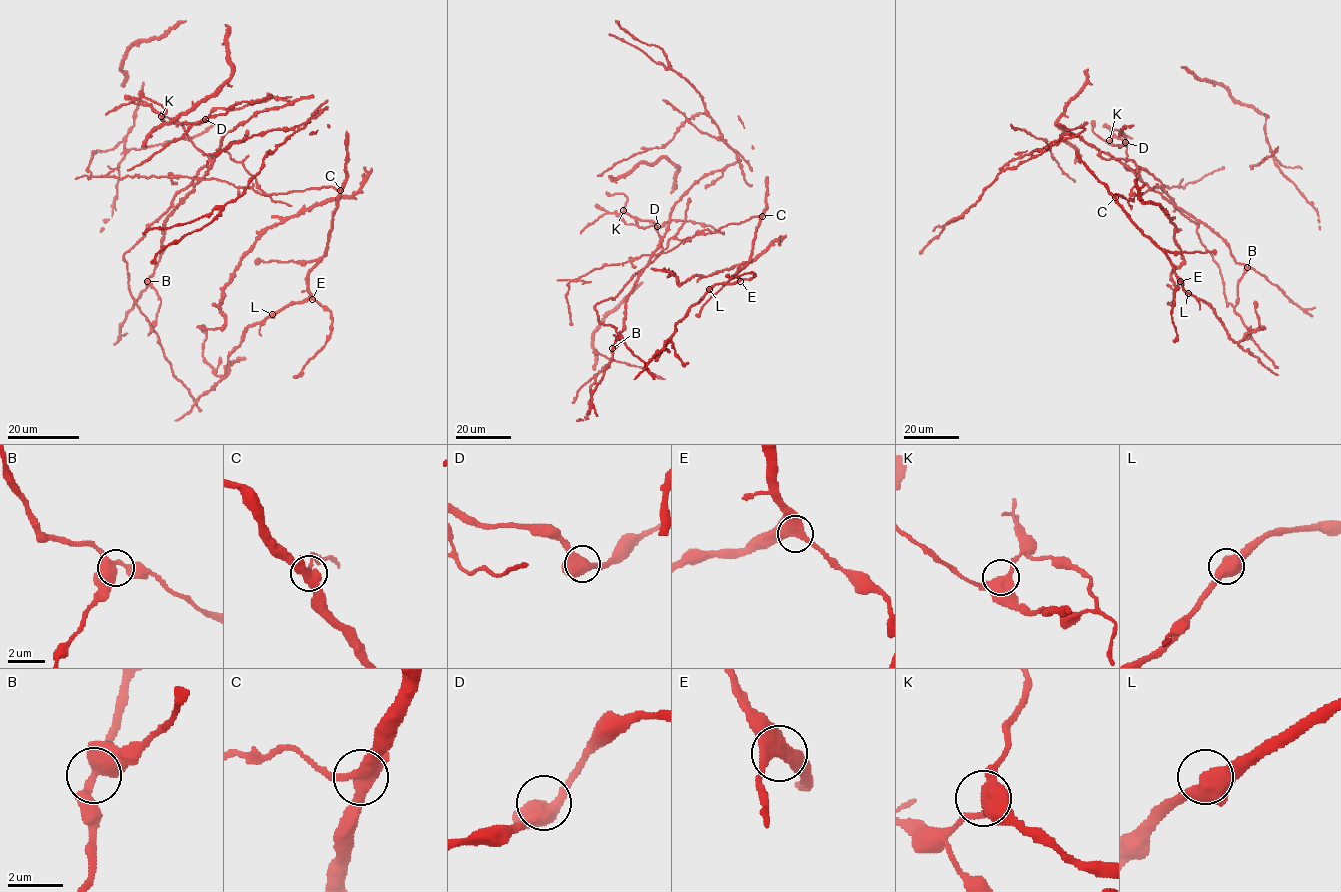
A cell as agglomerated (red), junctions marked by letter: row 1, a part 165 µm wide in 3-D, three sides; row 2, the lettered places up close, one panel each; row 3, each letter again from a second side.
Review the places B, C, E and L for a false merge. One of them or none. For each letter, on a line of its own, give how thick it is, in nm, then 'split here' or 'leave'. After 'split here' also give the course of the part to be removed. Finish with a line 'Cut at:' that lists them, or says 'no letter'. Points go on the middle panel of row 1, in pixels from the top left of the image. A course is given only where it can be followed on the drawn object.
B: calibre 440 nm; leave
C: calibre 460 nm; split here; course (761, 216), (685, 240), (670, 238), (614, 298), (595, 305), (598, 320), (614, 327), (654, 379)
E: calibre 440 nm; leave
L: calibre 440 nm; leave
Cut at: C

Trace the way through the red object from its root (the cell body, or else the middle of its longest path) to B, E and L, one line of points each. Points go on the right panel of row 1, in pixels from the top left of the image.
B: (1153, 189), (1205, 223), (1228, 247), (1233, 259), (1247, 267)
E: (1153, 189), (1135, 195), (1132, 201), (1116, 194), (1116, 202), (1165, 254), (1180, 281)
L: (1153, 189), (1135, 195), (1132, 201), (1116, 194), (1116, 202), (1165, 254), (1188, 293)

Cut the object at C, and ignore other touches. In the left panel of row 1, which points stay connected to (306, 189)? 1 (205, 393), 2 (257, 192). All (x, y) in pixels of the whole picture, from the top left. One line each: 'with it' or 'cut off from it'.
1: cut off from it
2: with it

